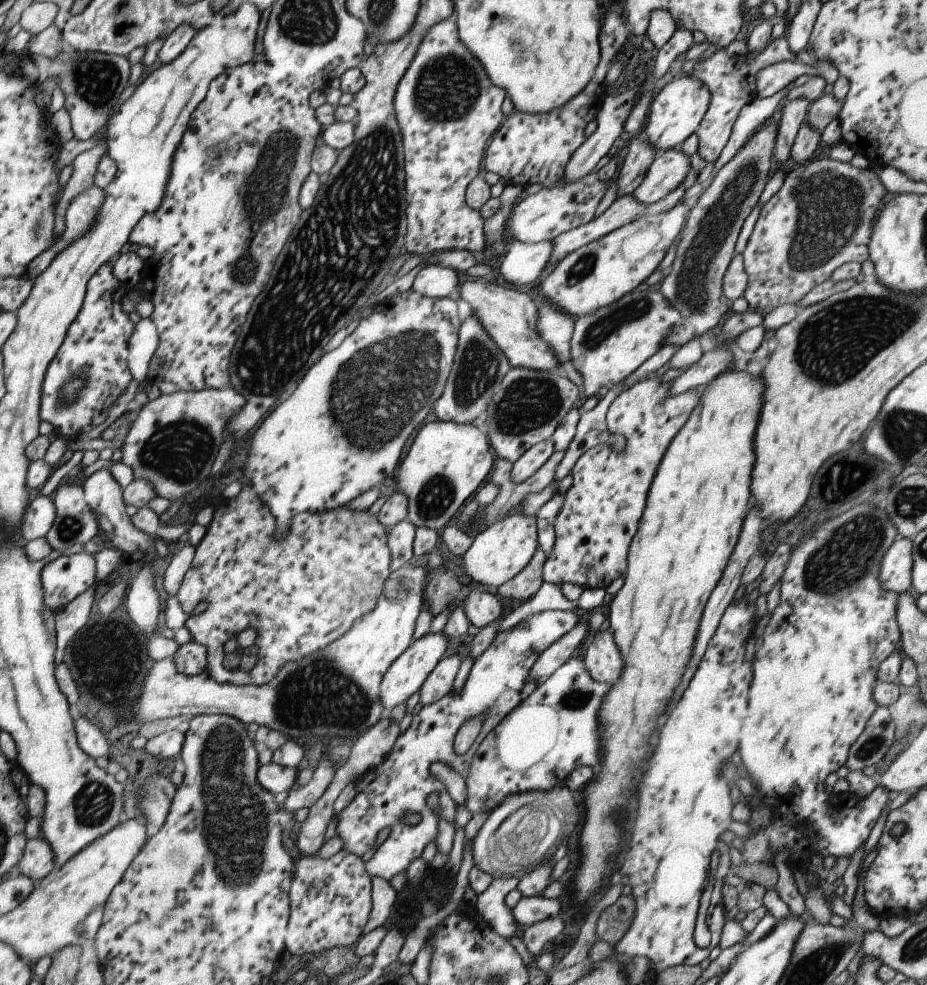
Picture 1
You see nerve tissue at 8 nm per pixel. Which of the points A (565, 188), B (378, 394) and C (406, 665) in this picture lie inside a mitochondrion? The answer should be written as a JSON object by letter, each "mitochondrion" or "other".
{"A":"other","B":"mitochondrion","C":"other"}

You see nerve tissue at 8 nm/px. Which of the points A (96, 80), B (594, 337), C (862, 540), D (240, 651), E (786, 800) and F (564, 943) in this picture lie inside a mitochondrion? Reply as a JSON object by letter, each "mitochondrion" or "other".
{"A":"mitochondrion","B":"mitochondrion","C":"mitochondrion","D":"other","E":"other","F":"other"}

